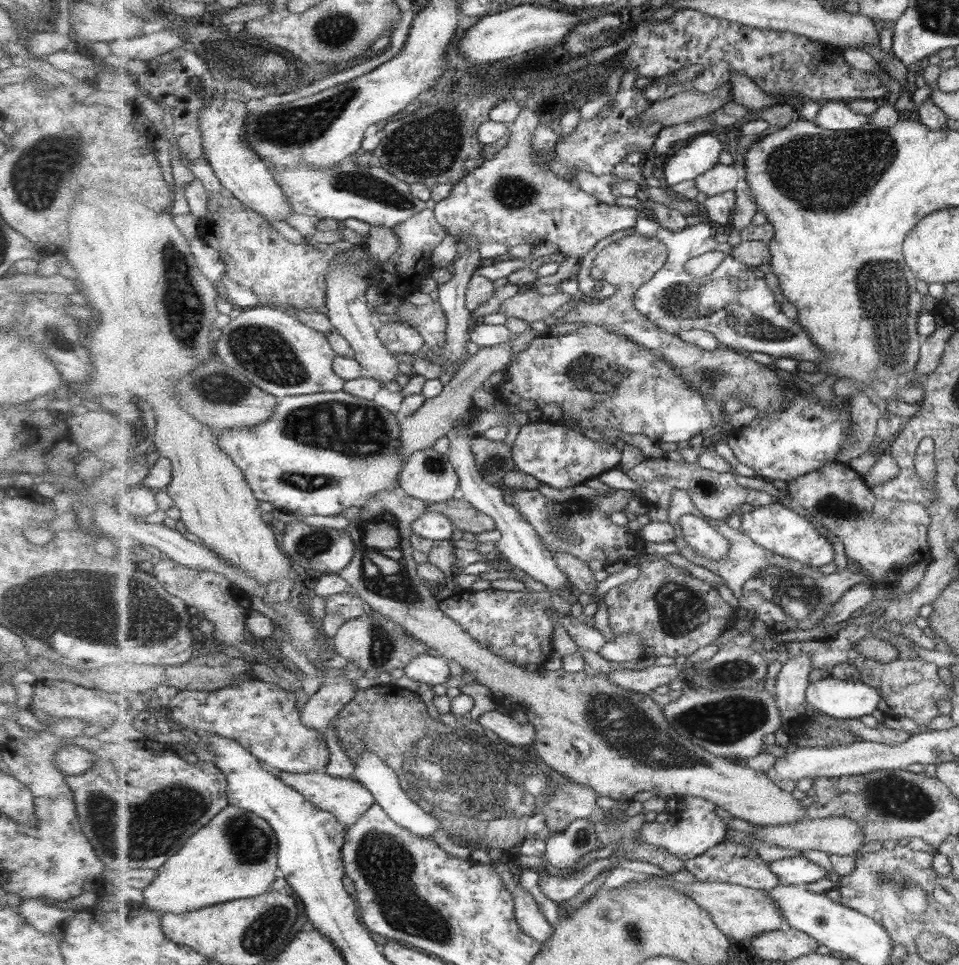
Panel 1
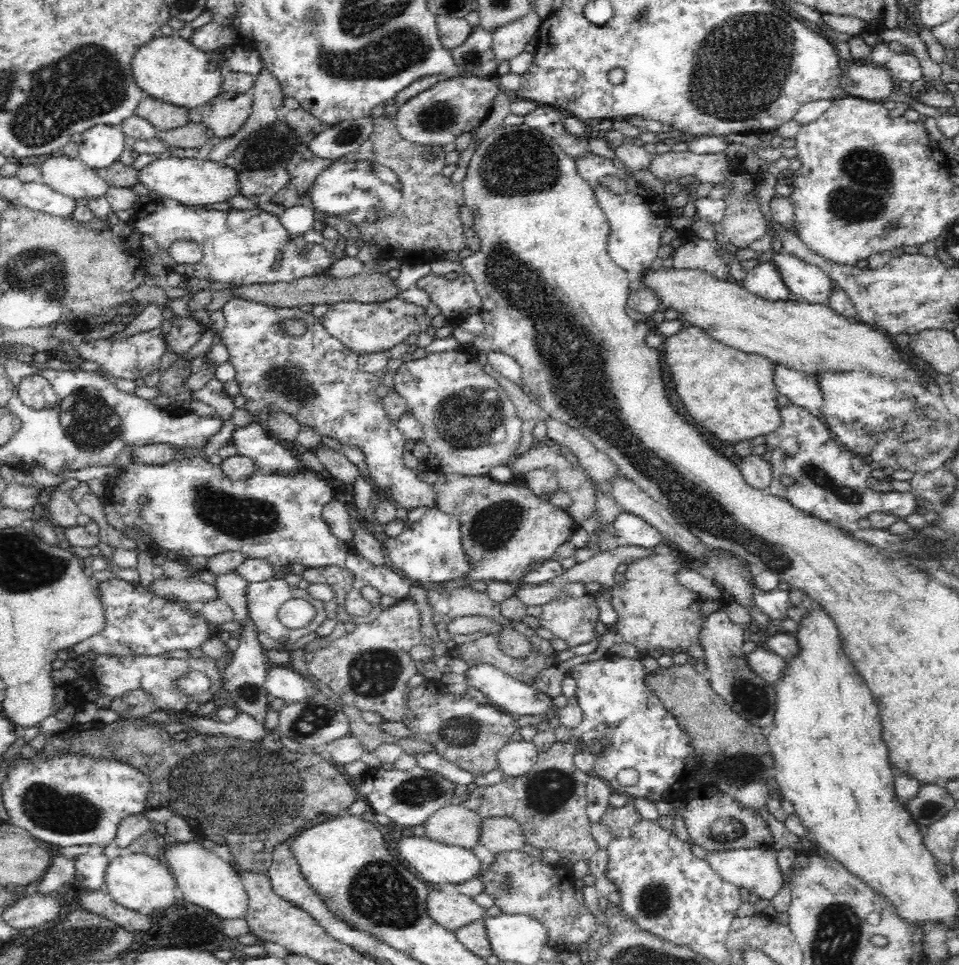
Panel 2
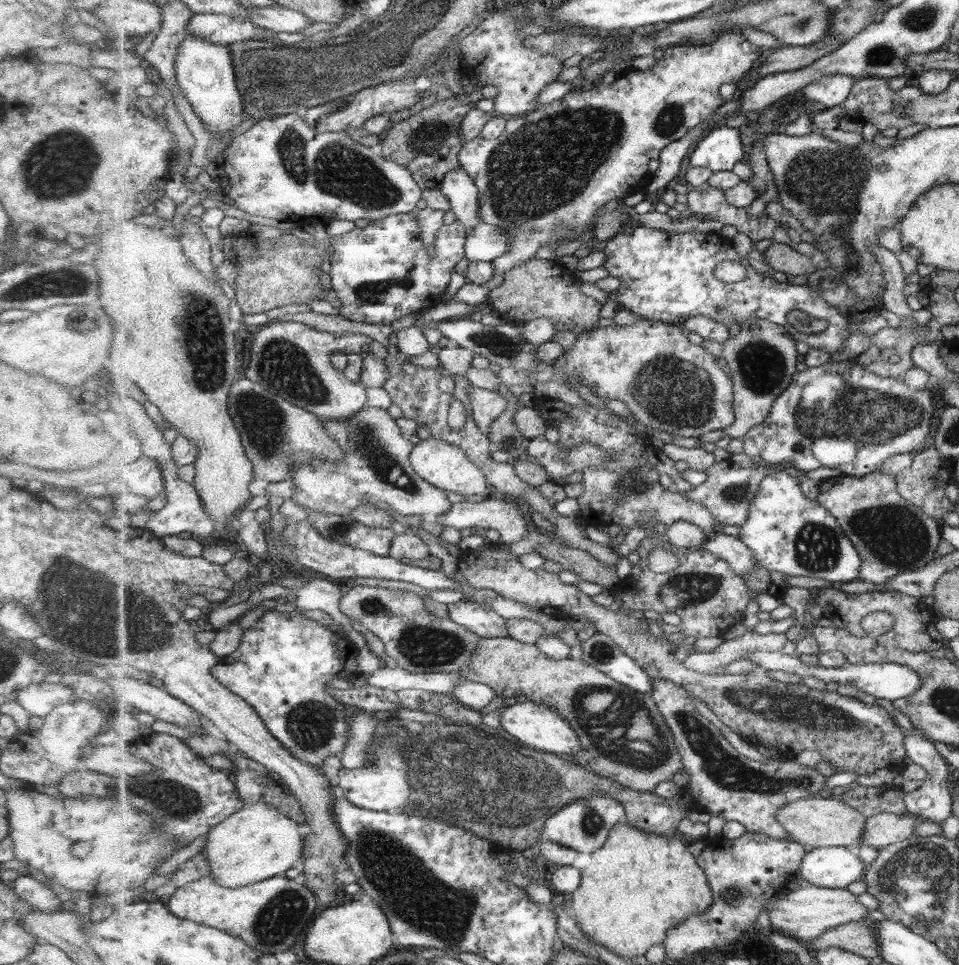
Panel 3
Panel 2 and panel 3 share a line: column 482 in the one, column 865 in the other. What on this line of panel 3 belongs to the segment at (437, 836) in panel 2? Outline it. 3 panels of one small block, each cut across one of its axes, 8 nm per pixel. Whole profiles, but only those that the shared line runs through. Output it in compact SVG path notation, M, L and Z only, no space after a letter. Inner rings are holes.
M830 795L807 797L787 803L777 812L778 821L786 828L790 838L799 844L810 844L813 849L827 847L860 847L865 835L868 817L857 808L851 808Z

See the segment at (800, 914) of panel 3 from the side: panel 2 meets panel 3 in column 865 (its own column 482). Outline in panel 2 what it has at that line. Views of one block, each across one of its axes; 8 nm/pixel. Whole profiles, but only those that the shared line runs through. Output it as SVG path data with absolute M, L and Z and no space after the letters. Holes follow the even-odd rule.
M433 887L427 898L427 908L432 920L454 932L483 920L486 914L486 910L474 902L474 897L443 887Z

